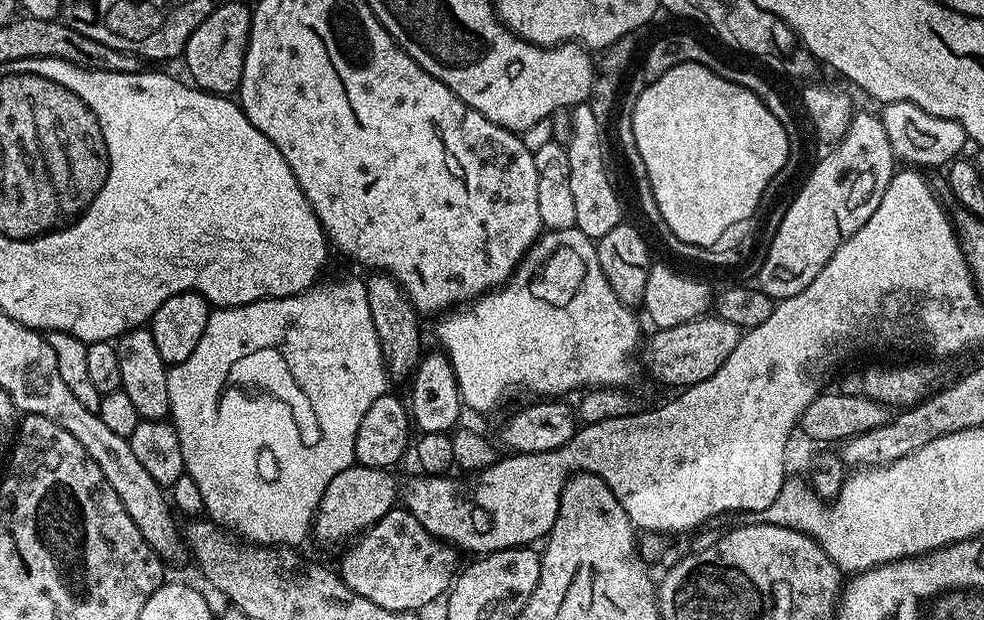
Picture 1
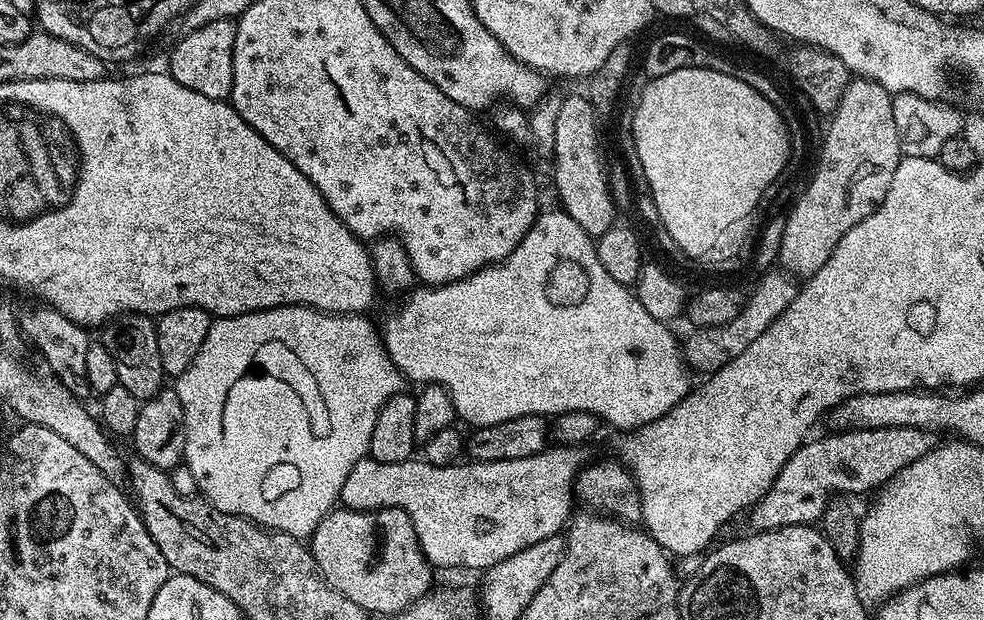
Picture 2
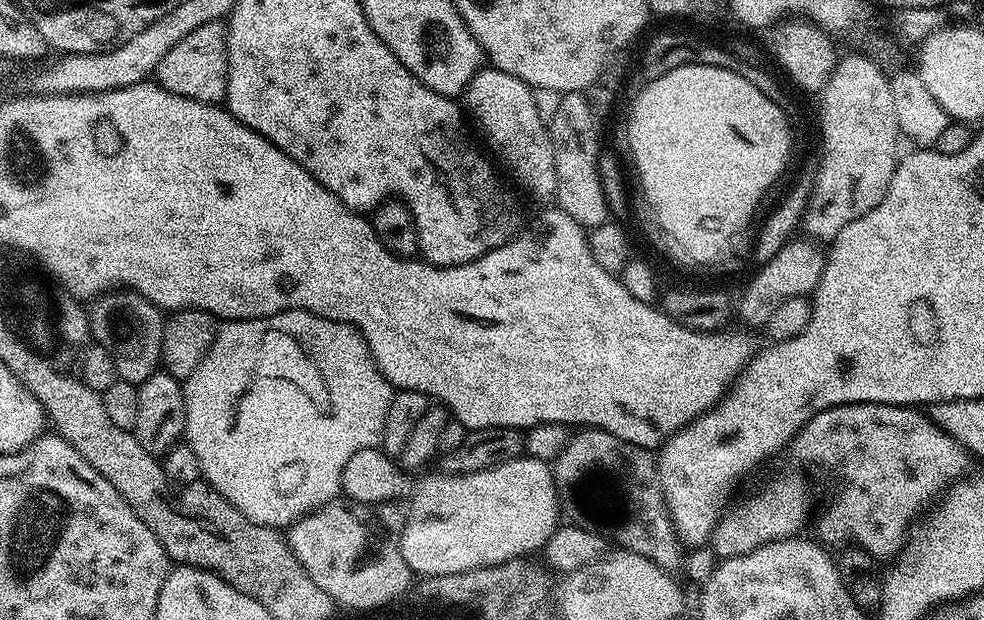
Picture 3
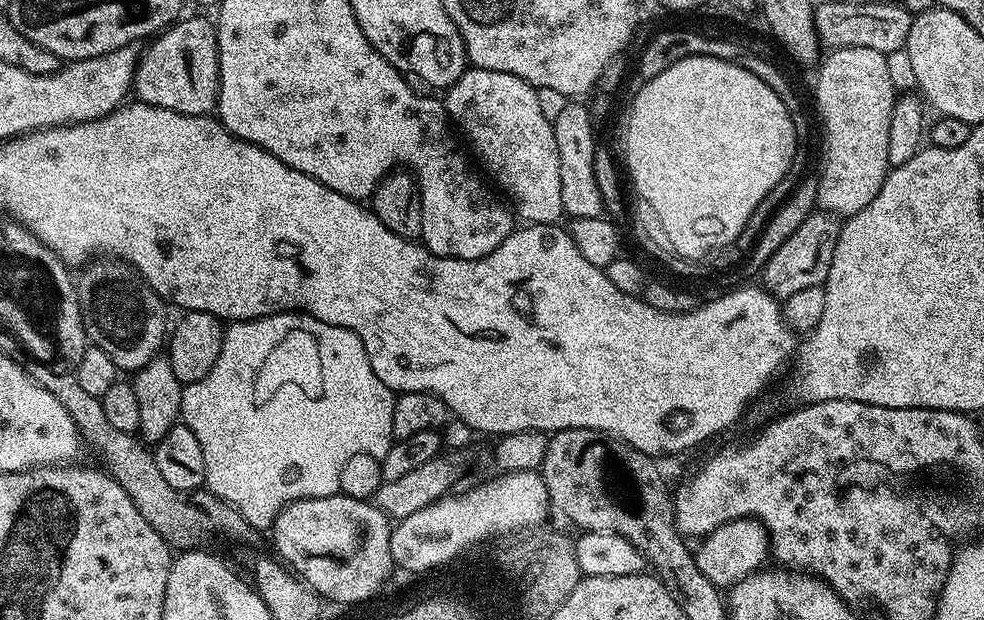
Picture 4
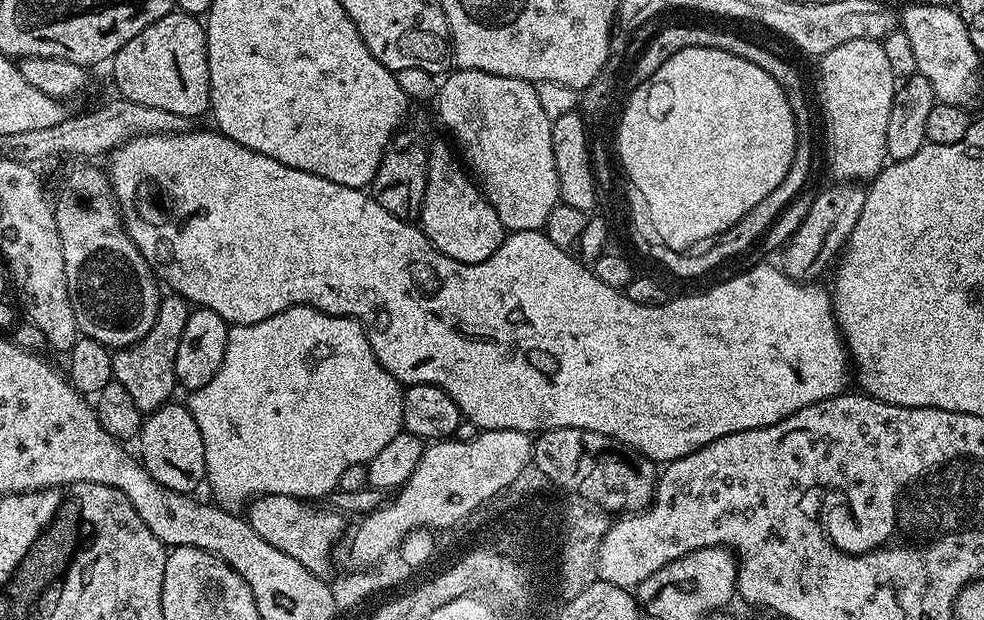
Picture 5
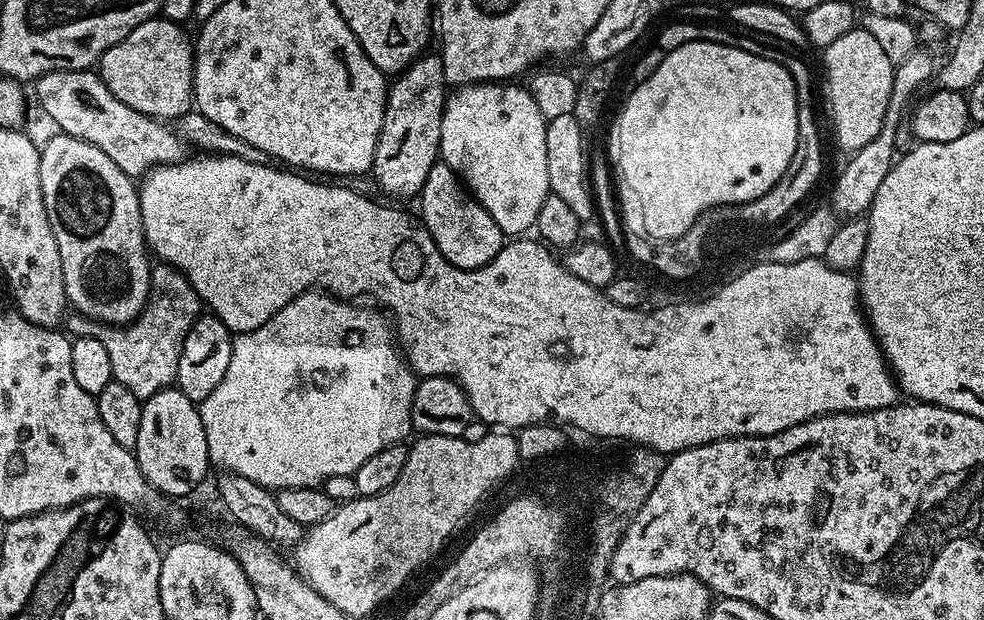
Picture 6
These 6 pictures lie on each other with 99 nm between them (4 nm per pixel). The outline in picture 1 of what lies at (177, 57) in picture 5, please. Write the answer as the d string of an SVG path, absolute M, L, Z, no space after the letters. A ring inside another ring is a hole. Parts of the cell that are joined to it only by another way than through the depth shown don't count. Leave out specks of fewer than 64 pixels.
M217 3L202 26L198 26L194 34L190 34L182 53L182 61L192 75L191 83L203 91L213 92L215 96L231 97L240 87L251 29L252 8L249 5Z

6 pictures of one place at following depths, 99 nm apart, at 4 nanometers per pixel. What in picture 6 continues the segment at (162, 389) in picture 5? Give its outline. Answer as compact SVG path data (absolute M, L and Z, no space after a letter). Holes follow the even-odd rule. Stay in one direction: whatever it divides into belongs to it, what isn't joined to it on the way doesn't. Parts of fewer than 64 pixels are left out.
M160 262L152 269L148 301L138 319L122 325L100 324L85 316L72 314L67 317L66 328L73 337L96 336L106 349L106 354L110 354L112 378L122 382L130 394L143 402L158 394L158 390L175 385L182 342L186 342L190 326L194 326L201 314L200 295L194 286L190 286L187 276L183 276L171 264Z

